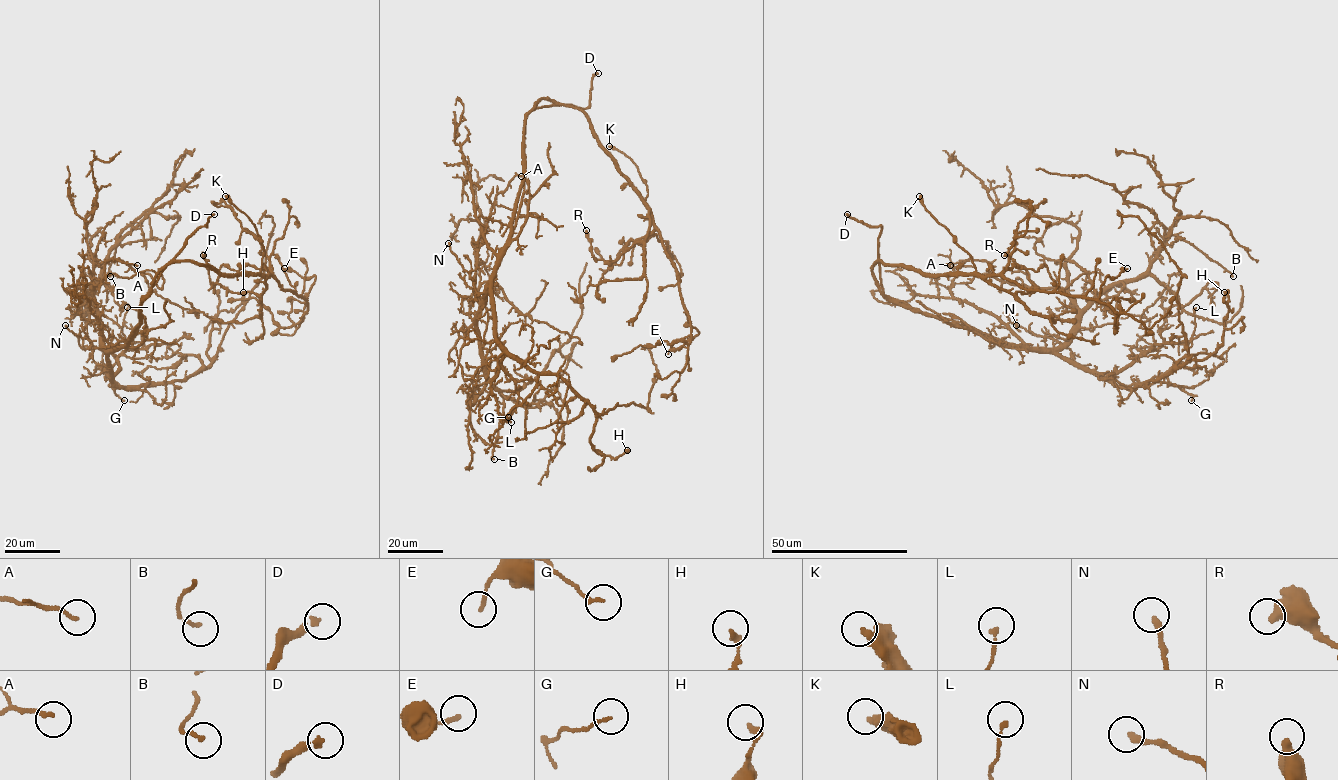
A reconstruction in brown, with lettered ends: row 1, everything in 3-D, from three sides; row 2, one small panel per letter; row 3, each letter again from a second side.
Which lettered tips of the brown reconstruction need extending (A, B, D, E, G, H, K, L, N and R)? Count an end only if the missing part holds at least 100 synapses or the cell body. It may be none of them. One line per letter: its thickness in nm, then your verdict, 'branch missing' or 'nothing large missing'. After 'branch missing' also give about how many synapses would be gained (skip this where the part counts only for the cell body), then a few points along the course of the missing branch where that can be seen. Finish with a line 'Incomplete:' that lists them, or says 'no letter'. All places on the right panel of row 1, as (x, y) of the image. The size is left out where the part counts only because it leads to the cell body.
A: calibre 150 nm; nothing large missing
B: calibre 140 nm; nothing large missing
D: calibre 220 nm; branch missing
E: calibre 160 nm; nothing large missing
G: calibre 150 nm; nothing large missing
H: calibre 220 nm; nothing large missing
K: calibre 420 nm; nothing large missing
L: calibre 170 nm; nothing large missing
N: calibre 240 nm; nothing large missing
R: calibre 440 nm; nothing large missing
Incomplete: D

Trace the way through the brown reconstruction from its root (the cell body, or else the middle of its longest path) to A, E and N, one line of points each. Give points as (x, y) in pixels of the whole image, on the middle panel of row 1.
A: (522, 180), (508, 247), (481, 303), (474, 290), (474, 273), (483, 229), (495, 197), (516, 175), (521, 176)
E: (522, 180), (525, 116), (555, 104), (579, 108), (648, 209), (698, 332), (668, 354)
N: (522, 180), (513, 209), (508, 247), (483, 293), (476, 290), (470, 275), (450, 250), (448, 243)

